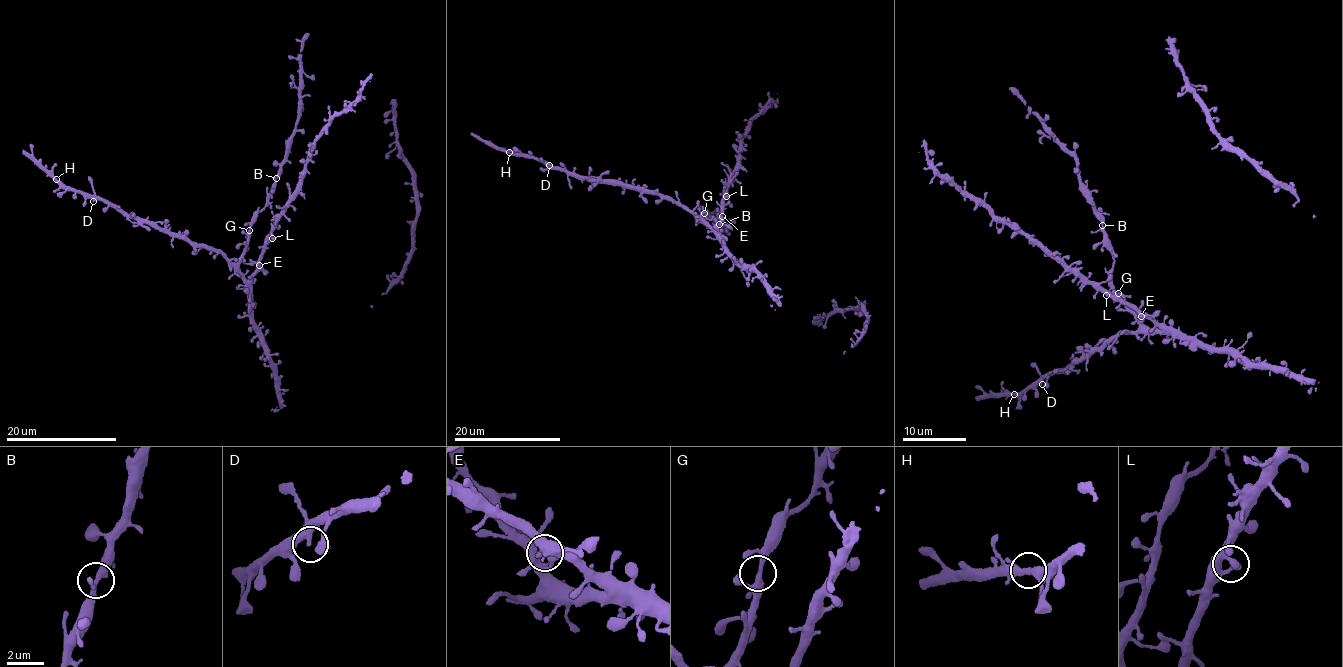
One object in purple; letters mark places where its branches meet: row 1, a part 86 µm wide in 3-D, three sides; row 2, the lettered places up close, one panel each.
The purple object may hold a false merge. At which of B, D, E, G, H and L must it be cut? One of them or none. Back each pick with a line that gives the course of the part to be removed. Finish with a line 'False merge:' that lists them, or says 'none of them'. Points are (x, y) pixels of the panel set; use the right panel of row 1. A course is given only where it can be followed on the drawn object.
False merge: none of them

